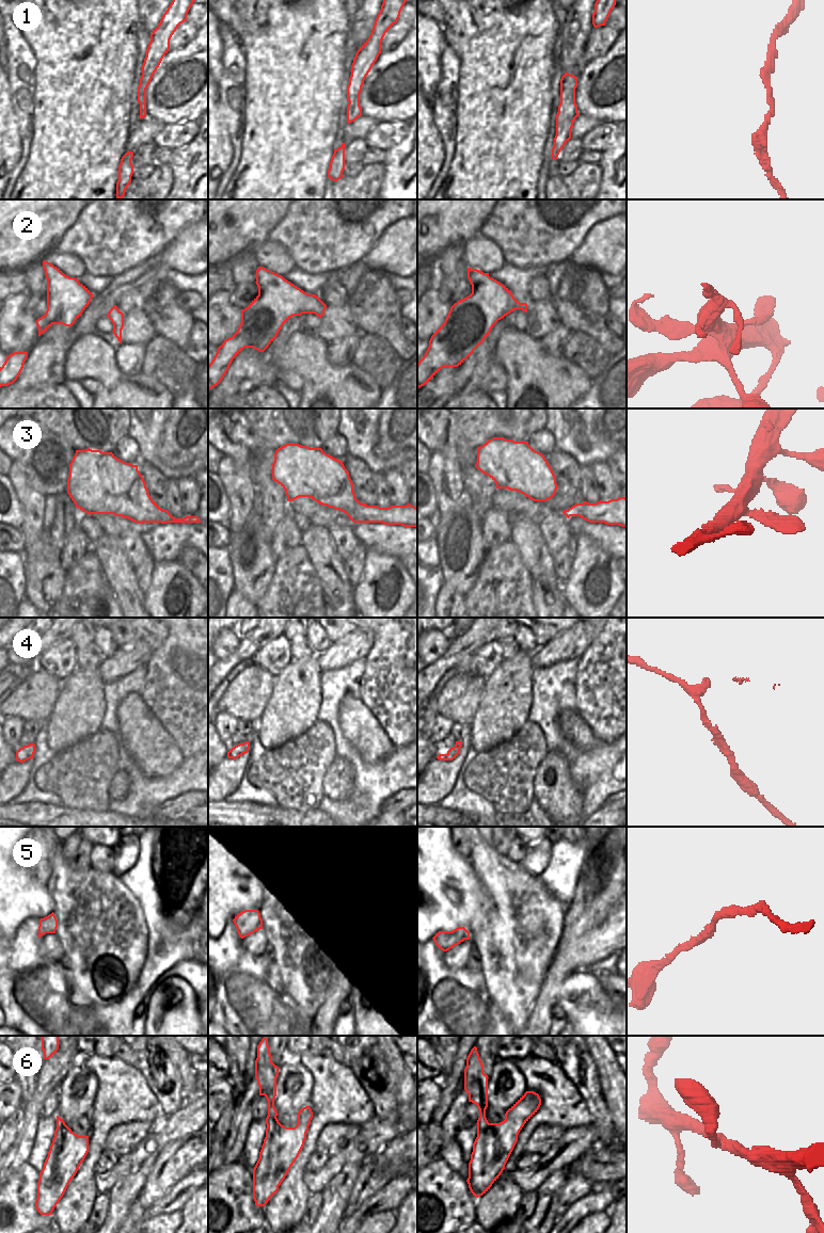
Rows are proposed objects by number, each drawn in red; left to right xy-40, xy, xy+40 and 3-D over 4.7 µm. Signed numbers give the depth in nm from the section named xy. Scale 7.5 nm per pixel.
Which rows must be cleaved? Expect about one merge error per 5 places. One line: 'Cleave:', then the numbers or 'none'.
Cleave: none

